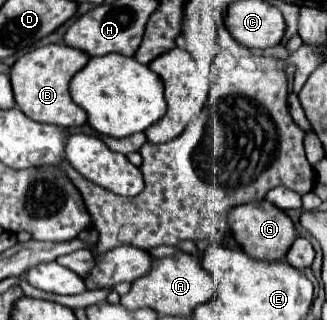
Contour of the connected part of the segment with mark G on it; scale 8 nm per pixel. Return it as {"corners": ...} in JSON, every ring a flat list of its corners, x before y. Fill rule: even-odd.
{"corners":[[266,200,262,204,242,204,242,208,234,208,234,216,230,216,230,228,234,228,232,234,236,242,250,258,268,260,268,262,284,260,292,242,298,236,290,216,280,208,274,208,274,204]]}

